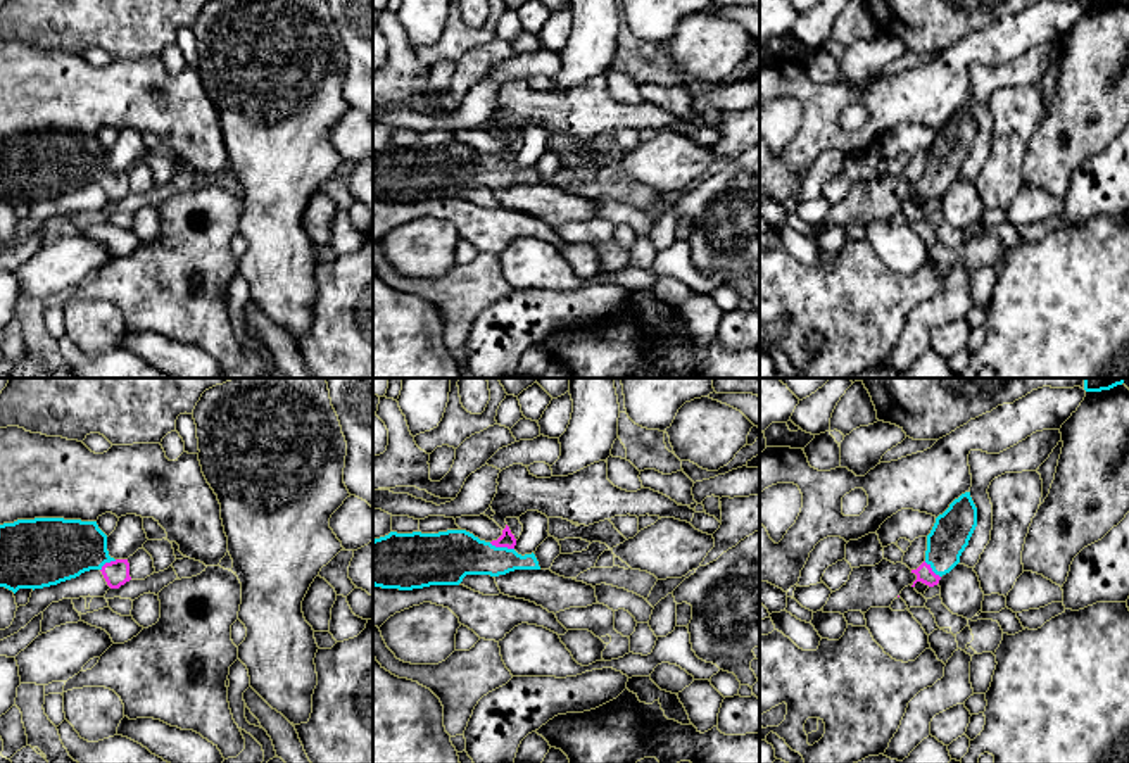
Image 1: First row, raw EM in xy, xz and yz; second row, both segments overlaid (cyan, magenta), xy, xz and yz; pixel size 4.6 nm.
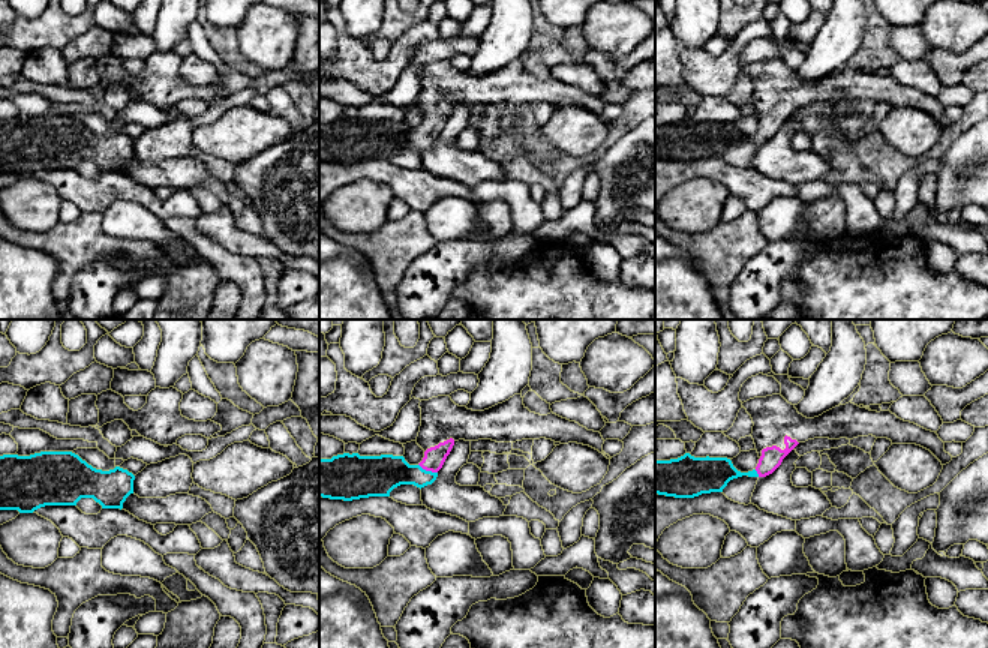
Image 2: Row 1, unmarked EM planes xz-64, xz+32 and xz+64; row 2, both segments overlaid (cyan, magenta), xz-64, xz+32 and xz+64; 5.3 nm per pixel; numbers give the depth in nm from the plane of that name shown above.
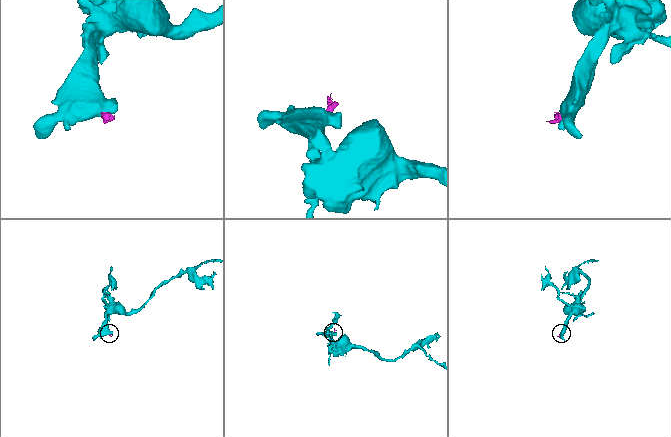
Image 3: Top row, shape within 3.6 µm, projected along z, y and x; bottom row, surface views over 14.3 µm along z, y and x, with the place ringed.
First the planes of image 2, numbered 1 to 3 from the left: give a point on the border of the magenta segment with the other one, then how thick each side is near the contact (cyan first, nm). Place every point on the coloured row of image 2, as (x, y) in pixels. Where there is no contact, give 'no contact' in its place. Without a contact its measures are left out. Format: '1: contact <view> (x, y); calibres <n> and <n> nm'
1: no contact
2: contact xz+32 (428, 471); calibres 200 and 120 nm
3: contact xz+64 (756, 473); calibres 190 and 120 nm

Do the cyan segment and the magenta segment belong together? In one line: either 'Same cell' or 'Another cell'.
Same cell

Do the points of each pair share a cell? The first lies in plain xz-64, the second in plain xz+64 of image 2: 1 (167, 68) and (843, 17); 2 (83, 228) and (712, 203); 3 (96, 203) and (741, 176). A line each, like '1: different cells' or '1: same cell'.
1: different cells
2: different cells
3: same cell

